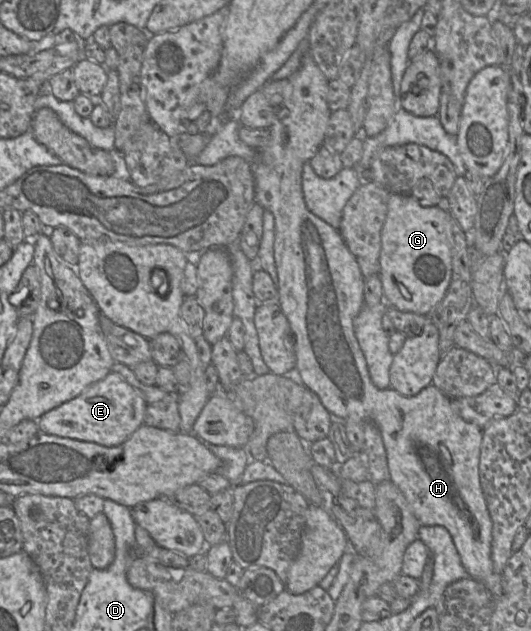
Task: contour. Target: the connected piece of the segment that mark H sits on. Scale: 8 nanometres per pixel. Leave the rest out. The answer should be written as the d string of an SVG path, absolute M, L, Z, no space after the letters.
M310 53L305 54L302 59L300 68L288 77L291 86L291 95L289 99L285 99L277 109L277 120L268 128L270 131L270 140L268 144L259 150L259 155L256 163L252 166L254 178L255 203L262 206L265 210L270 211L274 216L275 223L275 238L274 238L274 262L278 276L278 293L276 301L279 304L283 314L288 320L294 339L294 352L296 357L296 367L294 376L309 390L317 394L321 403L327 411L345 421L347 418L352 418L360 425L366 421L372 421L380 430L382 441L387 456L387 464L390 473L390 480L402 492L408 505L410 506L414 516L424 526L443 526L450 533L454 545L458 551L461 563L469 577L481 582L493 597L498 597L502 594L502 576L496 574L493 569L491 559L491 540L492 540L492 521L487 509L487 504L481 489L479 477L479 460L483 430L477 425L465 421L457 412L453 399L442 393L433 384L423 388L414 396L403 396L391 387L386 389L377 388L371 381L365 357L360 349L358 340L355 336L353 321L364 306L364 279L360 267L346 246L339 231L331 227L328 223L314 215L307 208L303 191L302 191L302 170L303 165L309 162L317 153L319 148L324 144L325 132L328 121L331 115L331 110L327 102L328 79L323 75L317 64L314 62Z

